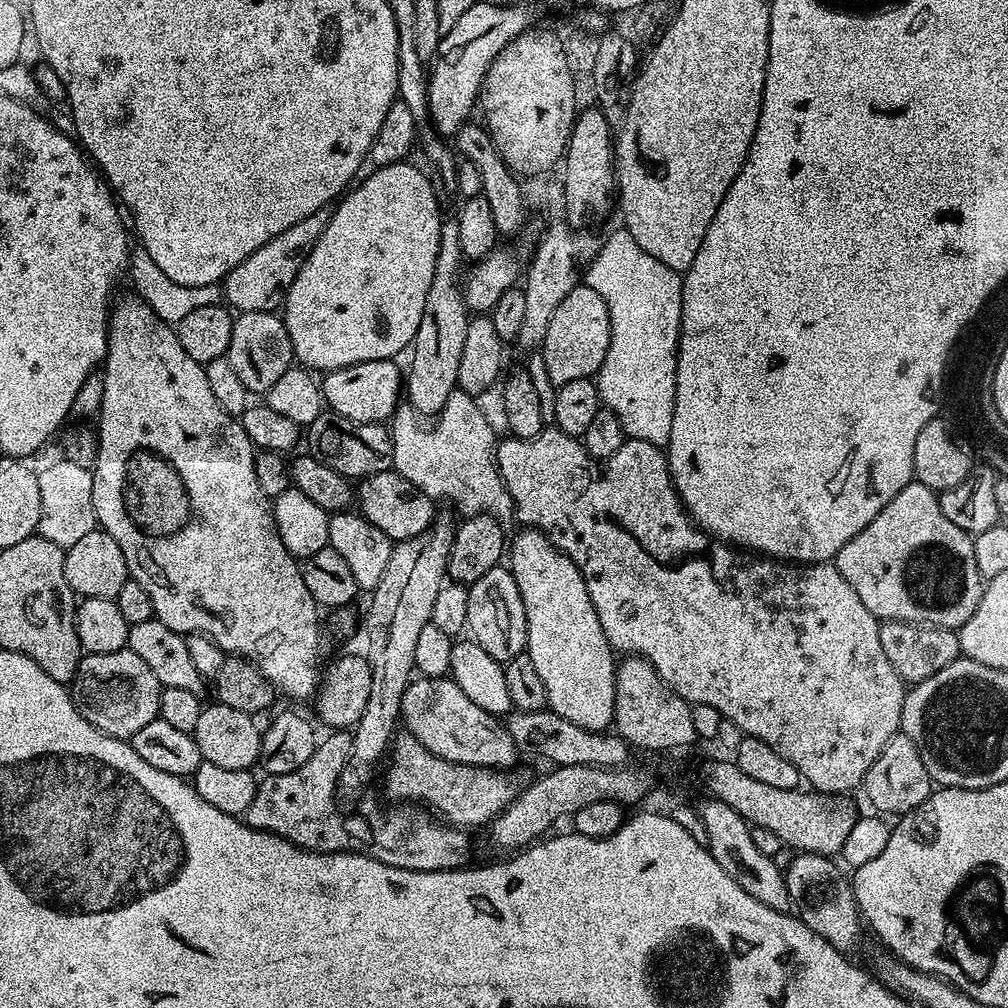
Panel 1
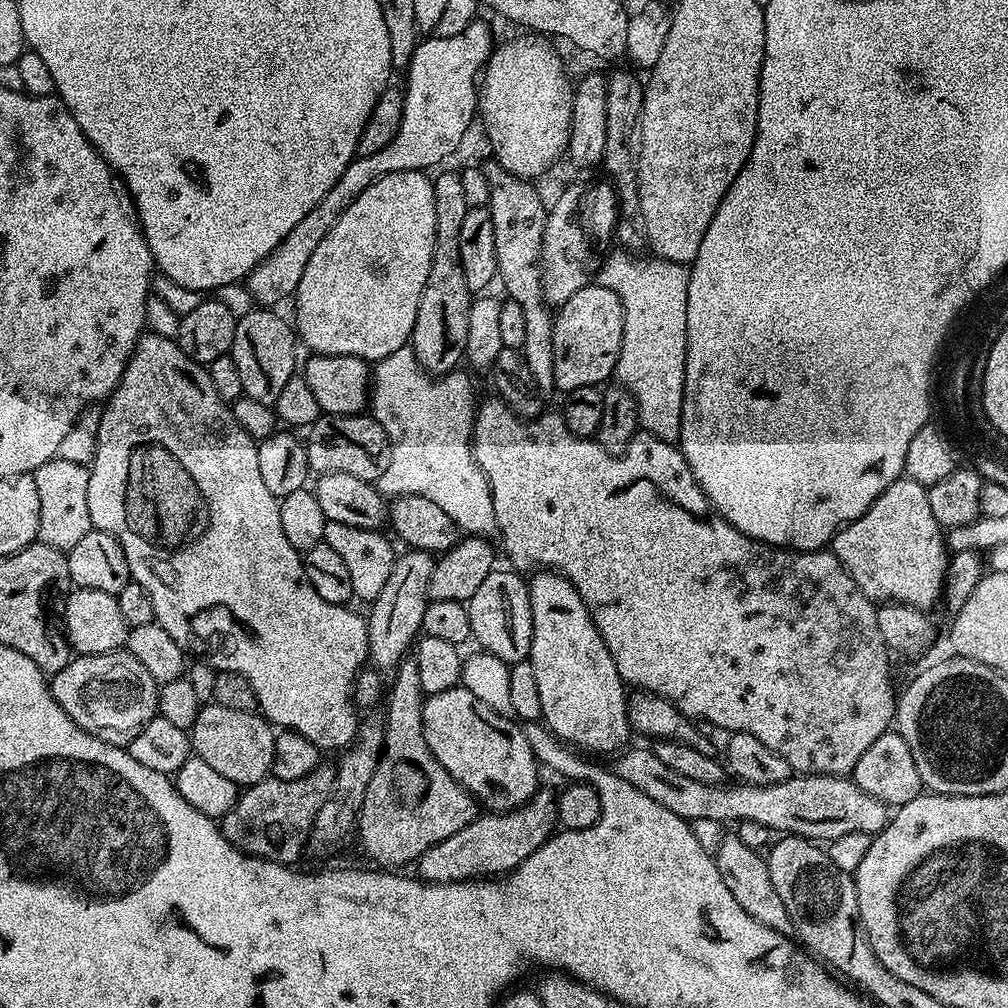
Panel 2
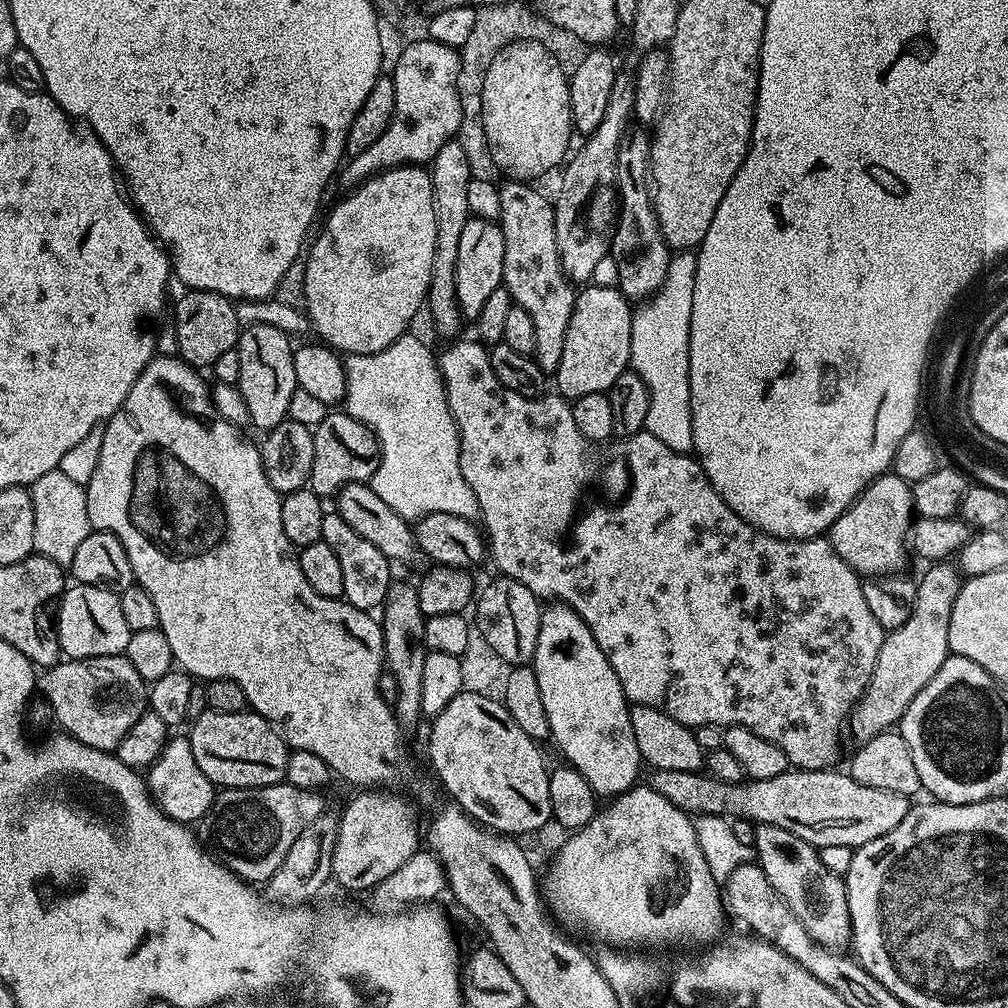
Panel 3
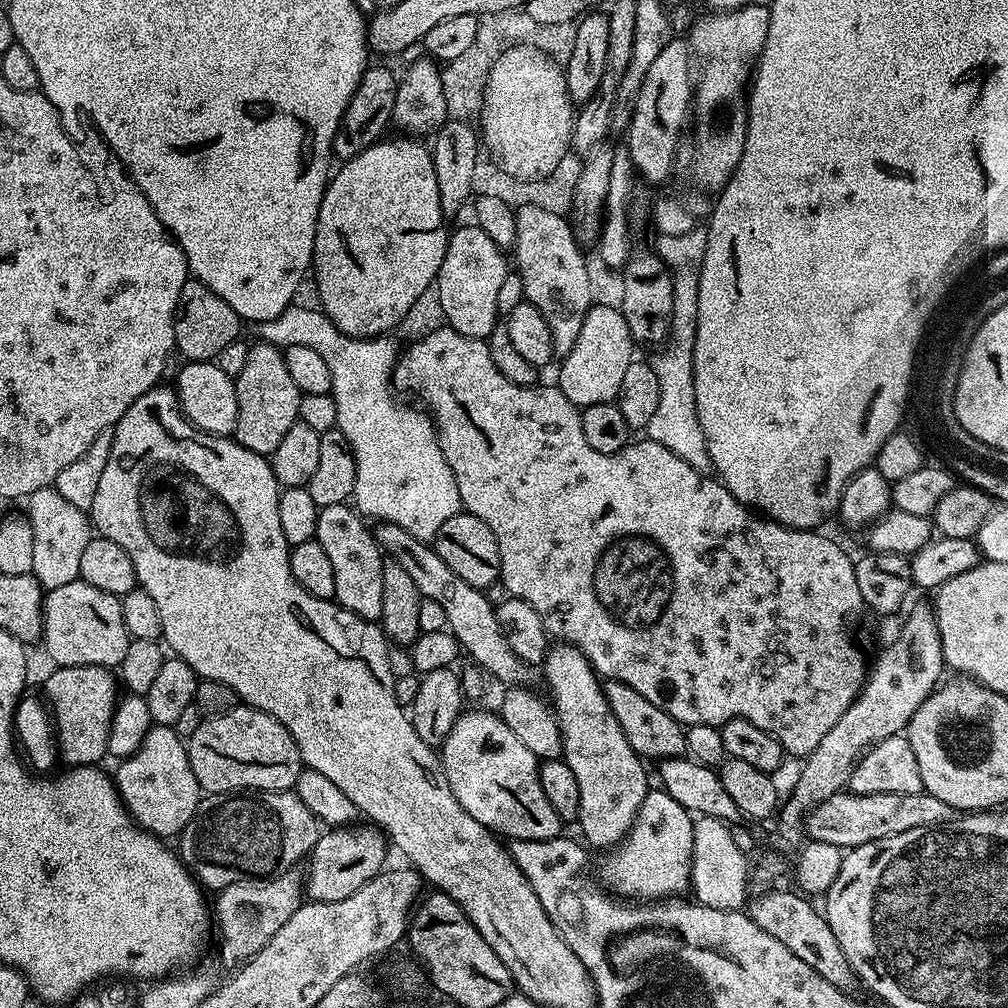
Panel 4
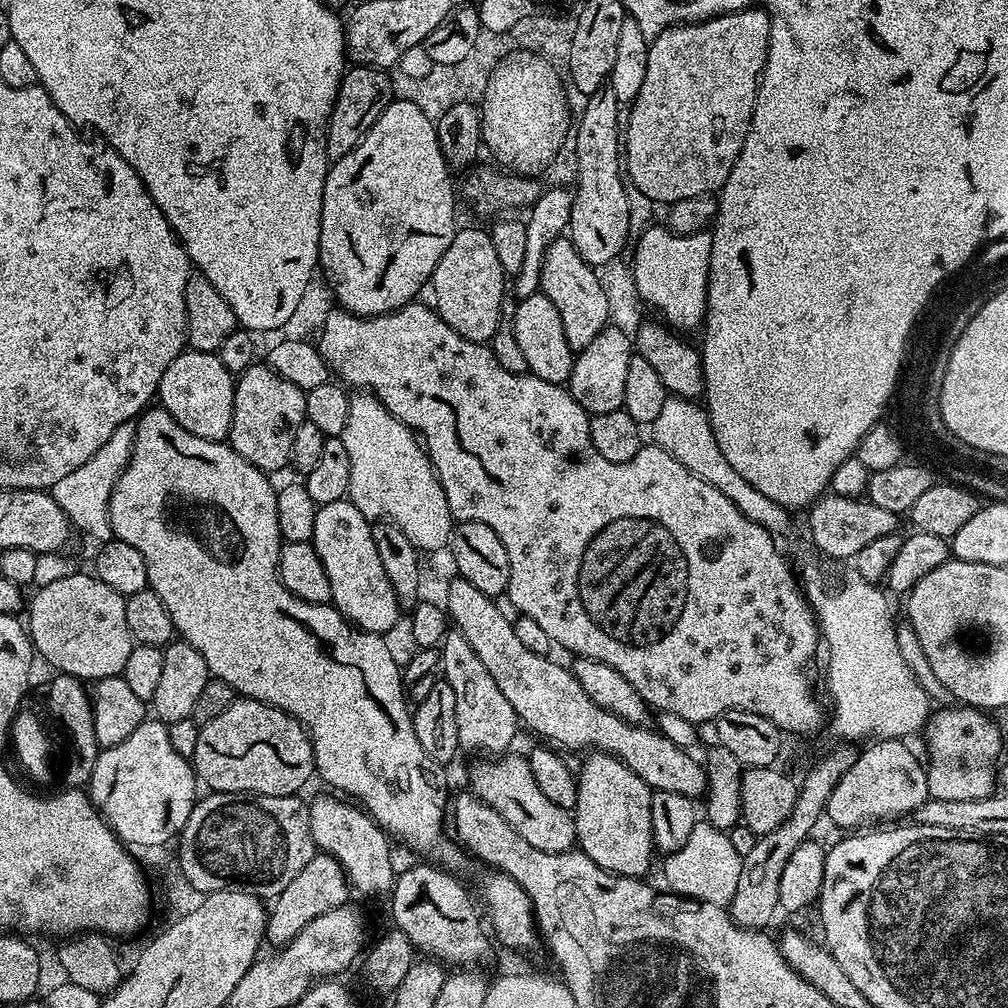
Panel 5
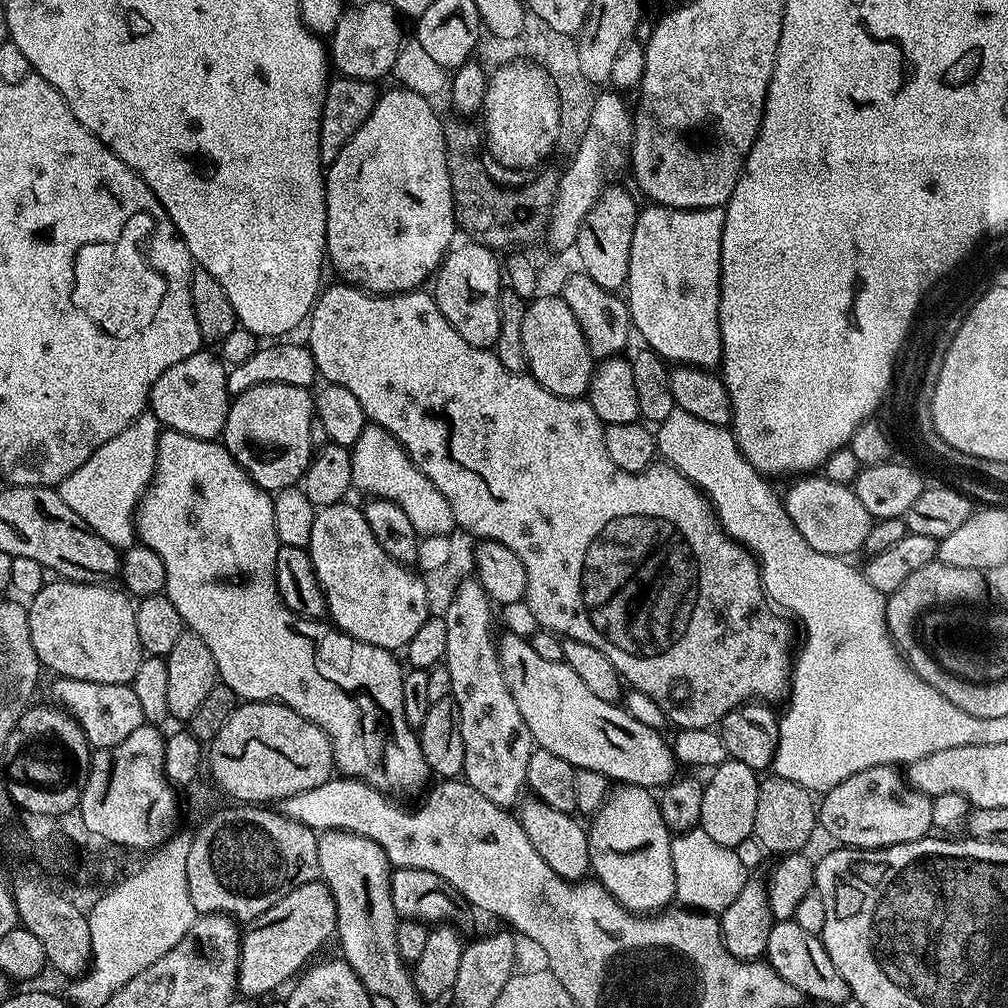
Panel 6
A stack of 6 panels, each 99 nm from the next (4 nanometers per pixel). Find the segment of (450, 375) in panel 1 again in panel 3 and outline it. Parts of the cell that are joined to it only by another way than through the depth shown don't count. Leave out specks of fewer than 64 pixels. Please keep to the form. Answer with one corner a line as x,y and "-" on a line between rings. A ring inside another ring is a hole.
453,138
438,150
438,154
431,162
430,175
434,190
434,222
436,223
436,245
434,246
434,262
432,263
432,277
426,297
427,311
432,311
432,324
440,336
456,338
461,335
460,324
462,317
458,298
454,290
454,266
458,260
458,241
462,234
462,226
470,219
466,206
466,193
473,179
470,163
466,160
459,139

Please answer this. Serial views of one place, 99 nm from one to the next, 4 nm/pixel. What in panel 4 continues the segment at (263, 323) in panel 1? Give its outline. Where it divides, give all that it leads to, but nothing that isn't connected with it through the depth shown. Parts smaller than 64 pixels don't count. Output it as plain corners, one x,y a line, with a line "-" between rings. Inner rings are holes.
253,343
246,354
246,366
242,374
234,379
238,394
238,426
234,439
246,446
246,450
254,450
265,458
271,457
300,414
302,394
298,386
294,386
290,370
286,370
283,351
273,344

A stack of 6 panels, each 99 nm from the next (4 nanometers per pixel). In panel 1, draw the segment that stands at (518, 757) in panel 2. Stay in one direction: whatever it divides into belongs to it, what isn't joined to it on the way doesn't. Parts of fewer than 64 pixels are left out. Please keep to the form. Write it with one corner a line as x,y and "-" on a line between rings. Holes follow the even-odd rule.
426,676
413,679
404,691
400,719
407,732
414,734
426,750
455,764
508,770
518,757
516,743
510,738
507,727
495,715
476,706
451,678

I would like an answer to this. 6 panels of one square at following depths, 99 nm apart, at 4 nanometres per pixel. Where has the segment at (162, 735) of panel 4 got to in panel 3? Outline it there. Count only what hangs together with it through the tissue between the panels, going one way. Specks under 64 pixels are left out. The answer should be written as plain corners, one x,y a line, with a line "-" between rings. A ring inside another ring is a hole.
173,735
168,743
161,748
152,765
146,770
146,783
152,799
171,820
179,824
195,825
195,820
203,821
212,803
216,801
217,787
202,774
198,762
194,762
194,750
190,746
187,735

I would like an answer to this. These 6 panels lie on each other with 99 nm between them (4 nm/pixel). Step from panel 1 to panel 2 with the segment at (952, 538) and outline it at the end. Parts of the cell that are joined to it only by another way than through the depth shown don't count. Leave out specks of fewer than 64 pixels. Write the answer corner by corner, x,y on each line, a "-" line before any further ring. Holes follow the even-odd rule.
901,478
877,498
857,520
850,520
832,537
830,551
842,562
842,566
854,578
858,590
873,602
909,604
921,610
929,610
941,599
944,578
948,573
950,553
946,536
940,523
930,514
928,489
923,484

